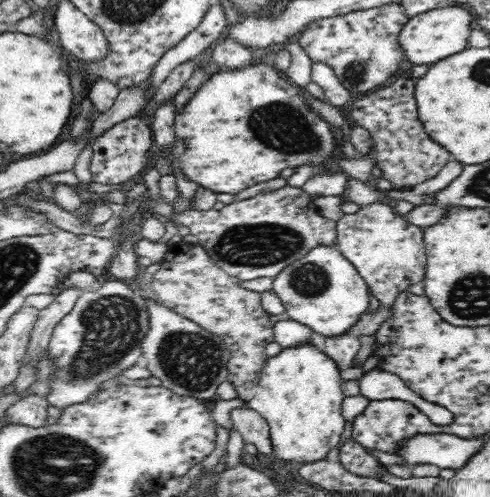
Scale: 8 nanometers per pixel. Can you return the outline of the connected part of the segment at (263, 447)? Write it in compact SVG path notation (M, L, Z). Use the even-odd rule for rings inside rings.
M247 407L234 408L230 411L229 420L246 443L254 444L262 454L271 454L269 424L259 412Z

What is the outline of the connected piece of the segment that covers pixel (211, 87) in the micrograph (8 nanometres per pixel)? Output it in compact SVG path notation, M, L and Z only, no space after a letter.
M256 63L240 68L240 70L222 70L212 74L196 91L189 102L176 112L174 135L176 135L176 142L174 142L172 150L170 150L170 163L172 163L172 167L174 169L179 167L188 180L196 182L199 186L203 186L215 193L222 192L222 194L226 192L226 194L236 195L241 190L250 188L250 186L266 182L266 180L272 180L272 178L278 178L280 172L286 170L286 168L296 168L296 166L299 167L303 164L309 164L315 169L324 170L326 162L332 158L332 153L338 148L338 138L330 130L328 121L308 107L305 99L298 94L298 87L295 84L288 80L287 77L279 76L276 68L266 63Z

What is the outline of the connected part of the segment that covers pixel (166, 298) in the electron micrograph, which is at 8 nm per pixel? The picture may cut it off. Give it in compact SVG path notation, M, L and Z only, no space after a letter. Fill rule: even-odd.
M184 241L171 245L161 265L150 282L155 301L220 337L231 353L227 380L235 386L237 398L245 402L254 398L268 357L264 346L275 341L275 324L262 307L261 293L242 288L241 281L219 268L202 245Z

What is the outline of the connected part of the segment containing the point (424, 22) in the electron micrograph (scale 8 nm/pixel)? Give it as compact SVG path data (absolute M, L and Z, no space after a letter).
M446 4L444 7L428 10L409 18L400 31L398 44L404 51L406 62L410 64L434 64L466 50L467 38L471 33L472 15L458 4Z

